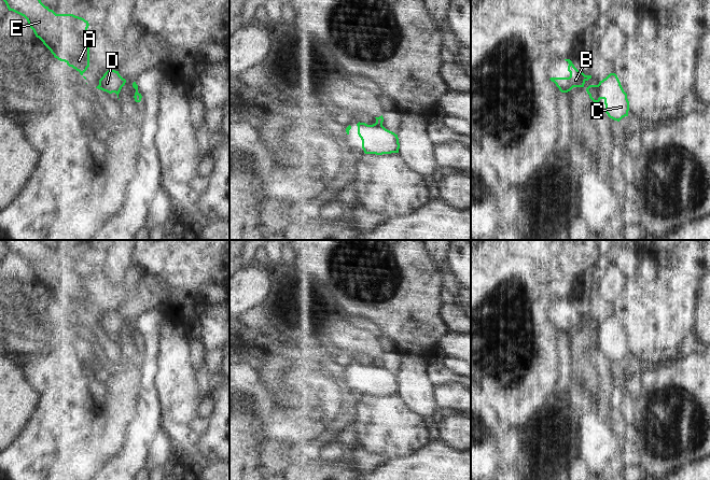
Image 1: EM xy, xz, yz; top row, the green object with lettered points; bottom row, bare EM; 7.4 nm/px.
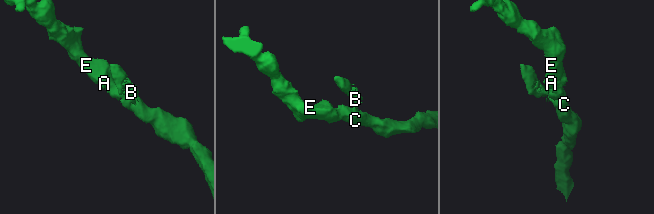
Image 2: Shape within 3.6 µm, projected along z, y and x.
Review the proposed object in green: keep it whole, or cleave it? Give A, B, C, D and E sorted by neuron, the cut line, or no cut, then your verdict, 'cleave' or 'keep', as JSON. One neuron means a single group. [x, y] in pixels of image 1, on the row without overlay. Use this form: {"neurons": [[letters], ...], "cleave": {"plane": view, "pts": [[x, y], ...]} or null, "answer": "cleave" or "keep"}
{"neurons": [["A", "C", "D", "E"], ["B"]], "cleave": {"plane": "yz", "pts": [[598, 326], [592, 340]]}, "answer": "cleave"}

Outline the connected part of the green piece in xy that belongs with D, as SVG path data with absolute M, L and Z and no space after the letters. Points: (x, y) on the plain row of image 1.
M108 311L99 321L99 326L96 329L109 335L115 334L119 339L119 335L125 324L126 321L120 316L119 312Z

